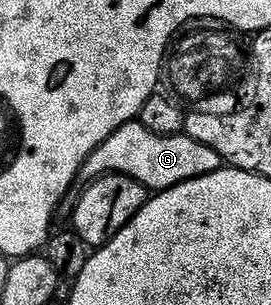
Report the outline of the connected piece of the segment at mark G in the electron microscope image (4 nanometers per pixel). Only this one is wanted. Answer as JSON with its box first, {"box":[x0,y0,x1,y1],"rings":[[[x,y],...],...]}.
{"box":[78,120,221,192],"rings":[[[132,120],[121,124],[89,156],[80,166],[78,177],[83,180],[100,178],[103,174],[124,174],[133,180],[137,180],[148,191],[158,192],[167,190],[170,186],[181,184],[190,178],[196,178],[202,174],[208,174],[220,169],[221,160],[213,148],[201,144],[201,140],[193,140],[193,136],[184,134],[158,134],[149,132],[145,124],[138,120]]]}

